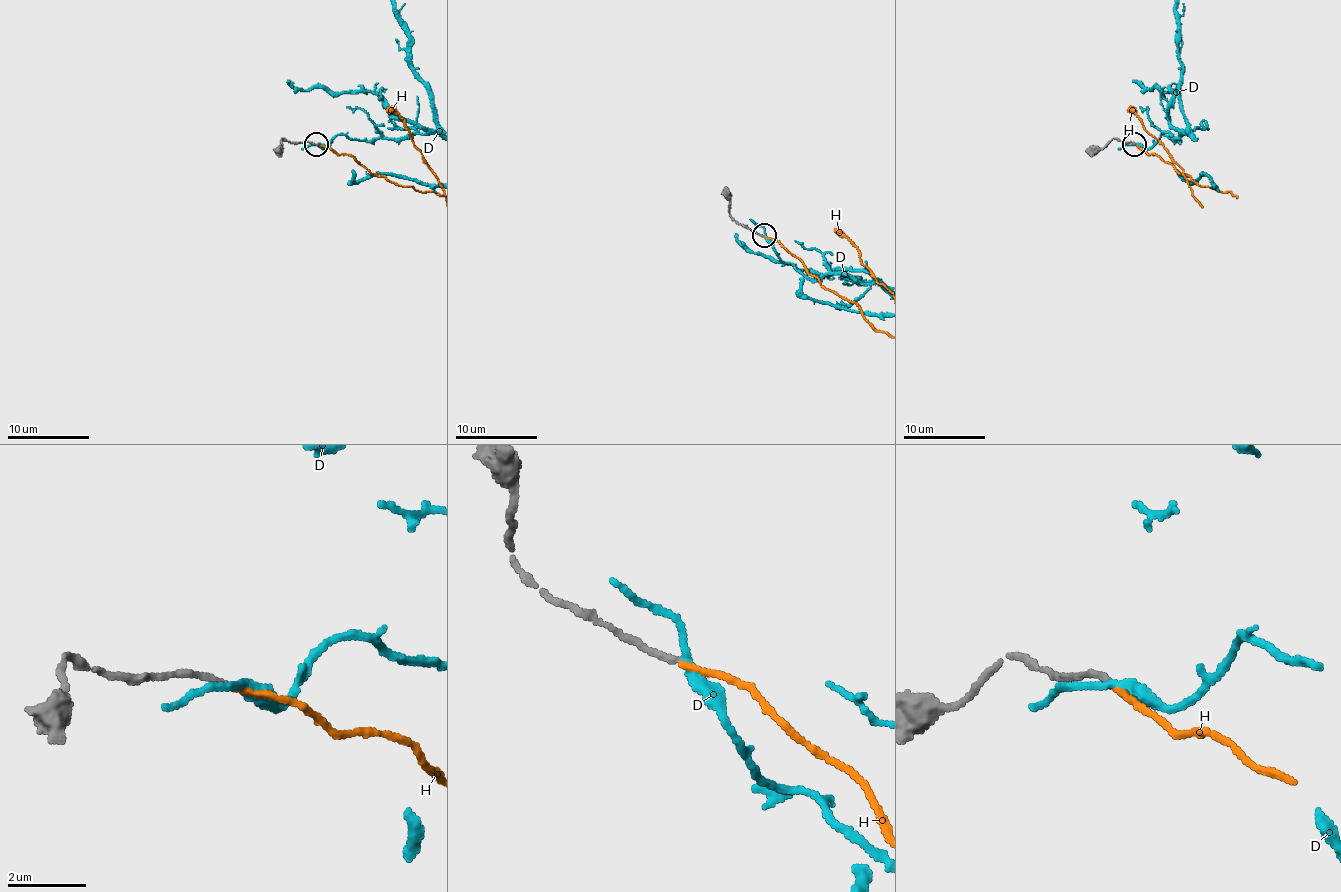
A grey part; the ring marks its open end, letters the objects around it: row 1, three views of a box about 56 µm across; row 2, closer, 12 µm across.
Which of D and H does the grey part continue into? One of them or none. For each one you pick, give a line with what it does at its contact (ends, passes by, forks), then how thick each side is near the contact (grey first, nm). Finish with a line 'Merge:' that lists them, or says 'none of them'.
H: It ends there. Thickness 160 nm (grey) against 150 nm
Merge: H

